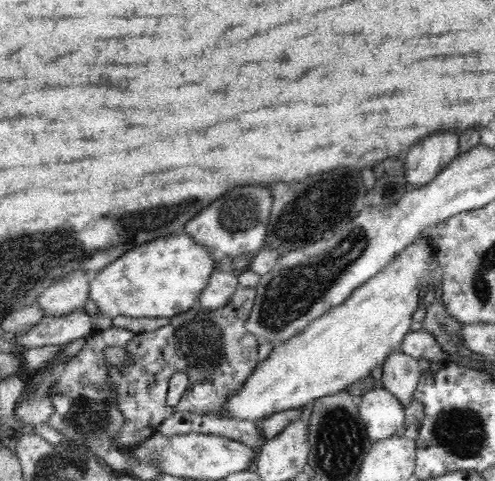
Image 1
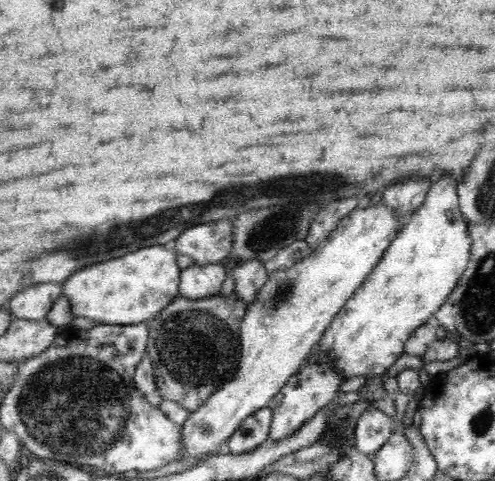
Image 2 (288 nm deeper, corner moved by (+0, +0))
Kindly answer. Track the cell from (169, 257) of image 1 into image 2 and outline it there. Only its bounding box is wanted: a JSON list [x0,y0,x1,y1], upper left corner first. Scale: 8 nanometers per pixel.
[62,246,182,326]

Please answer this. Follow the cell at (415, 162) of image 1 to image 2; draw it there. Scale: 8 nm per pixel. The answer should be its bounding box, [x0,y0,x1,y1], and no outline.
[382,178,434,216]

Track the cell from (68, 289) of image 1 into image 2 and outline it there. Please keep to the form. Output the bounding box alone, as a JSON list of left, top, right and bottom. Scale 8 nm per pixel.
[6,284,64,322]

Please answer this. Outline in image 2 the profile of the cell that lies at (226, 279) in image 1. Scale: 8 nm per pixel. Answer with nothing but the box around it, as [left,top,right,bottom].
[180,264,226,300]

